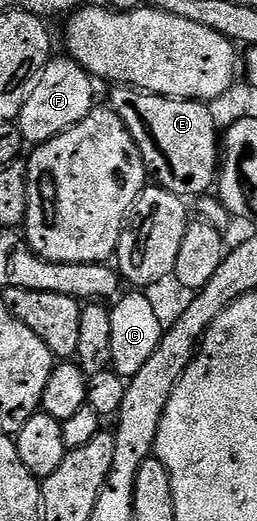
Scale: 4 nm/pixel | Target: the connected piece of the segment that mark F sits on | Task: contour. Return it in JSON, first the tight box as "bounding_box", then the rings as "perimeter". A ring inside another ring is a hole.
{"bounding_box":[18,54,97,146],"perimeter":[[[61,54],[48,61],[48,64],[36,80],[30,98],[26,98],[26,106],[22,106],[18,117],[20,135],[29,145],[39,146],[58,138],[66,130],[78,126],[86,114],[97,103],[96,92],[92,89],[93,77],[88,71],[67,55]]]}

